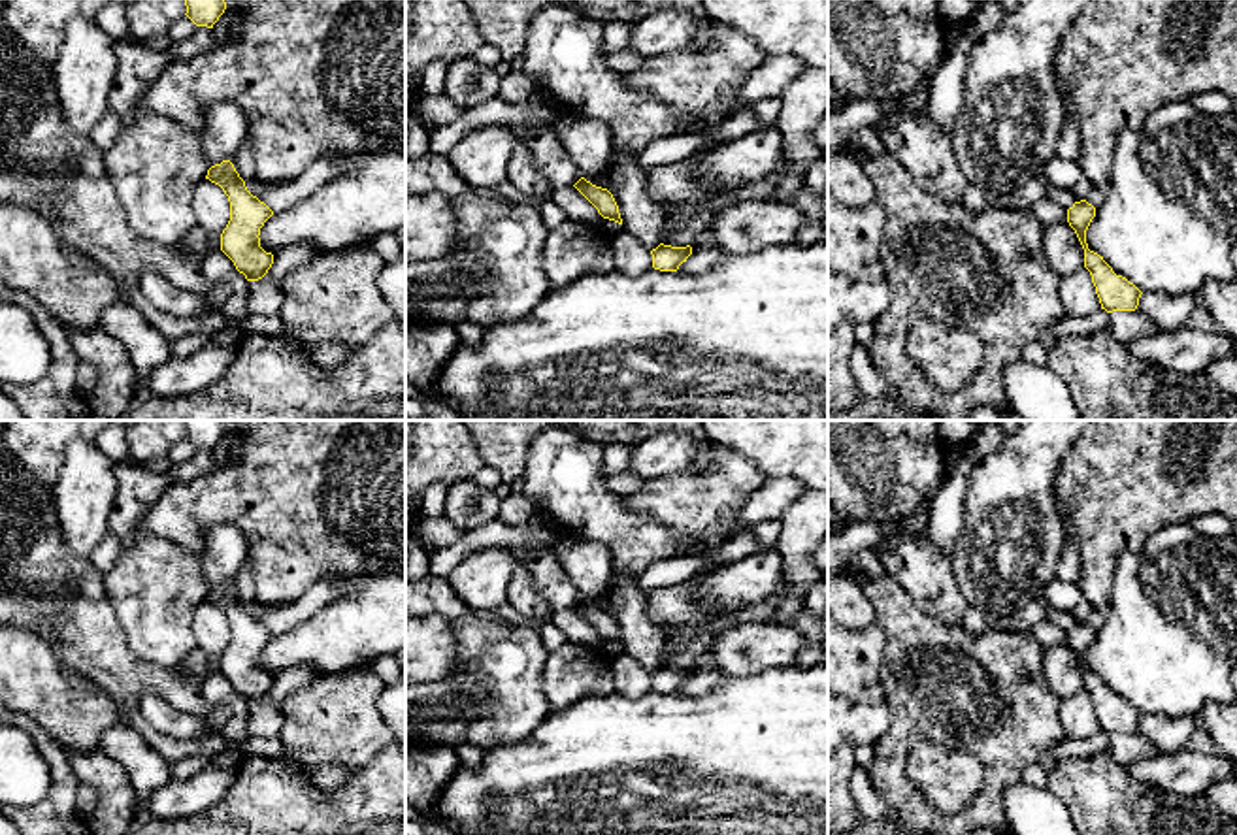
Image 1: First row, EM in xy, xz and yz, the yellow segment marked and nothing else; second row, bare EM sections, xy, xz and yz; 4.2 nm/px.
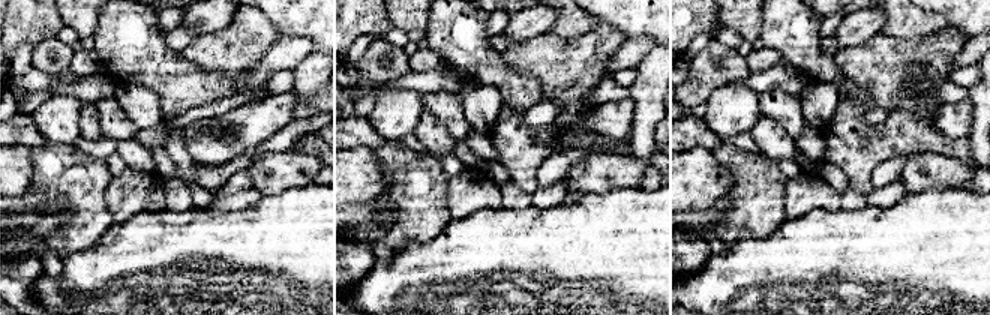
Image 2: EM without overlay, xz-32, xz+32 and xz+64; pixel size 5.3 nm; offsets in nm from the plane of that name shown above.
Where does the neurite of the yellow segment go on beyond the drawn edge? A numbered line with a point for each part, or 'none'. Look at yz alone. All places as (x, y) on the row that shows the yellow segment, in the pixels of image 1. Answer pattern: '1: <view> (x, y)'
none

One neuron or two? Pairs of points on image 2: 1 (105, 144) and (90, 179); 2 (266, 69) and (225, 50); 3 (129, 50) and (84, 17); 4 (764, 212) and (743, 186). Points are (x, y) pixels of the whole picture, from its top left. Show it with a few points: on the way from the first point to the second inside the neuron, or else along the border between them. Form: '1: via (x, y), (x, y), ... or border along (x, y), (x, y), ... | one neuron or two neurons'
1: border along (72, 146), (105, 161) | two neurons
2: border along (279, 39), (245, 72), (233, 77), (221, 74) | two neurons
3: border along (99, 15), (92, 35) | two neurons
4: via (759, 206), (749, 192) | one neuron

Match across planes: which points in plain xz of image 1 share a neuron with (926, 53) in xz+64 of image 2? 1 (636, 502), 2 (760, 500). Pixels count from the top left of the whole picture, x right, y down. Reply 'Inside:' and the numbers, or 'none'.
Inside: 1

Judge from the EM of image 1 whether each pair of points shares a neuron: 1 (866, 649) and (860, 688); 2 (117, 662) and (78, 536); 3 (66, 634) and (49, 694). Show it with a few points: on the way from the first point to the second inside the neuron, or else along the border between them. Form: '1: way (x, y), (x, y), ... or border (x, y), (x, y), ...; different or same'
1: way (866, 658), (860, 666), (860, 679); same
2: border (59, 524), (63, 545), (76, 556), (89, 560); different
3: border (27, 628), (38, 634), (65, 662); different

